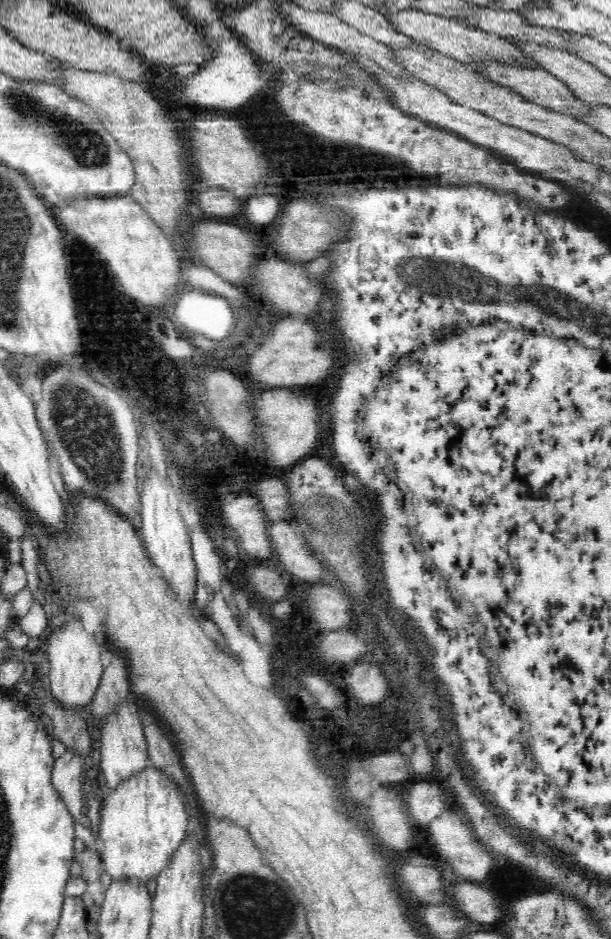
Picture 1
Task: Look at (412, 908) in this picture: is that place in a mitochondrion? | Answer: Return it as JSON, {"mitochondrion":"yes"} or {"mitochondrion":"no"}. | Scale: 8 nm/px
{"mitochondrion":"no"}

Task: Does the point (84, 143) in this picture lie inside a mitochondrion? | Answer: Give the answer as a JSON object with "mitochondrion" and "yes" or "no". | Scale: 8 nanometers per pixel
{"mitochondrion":"yes"}

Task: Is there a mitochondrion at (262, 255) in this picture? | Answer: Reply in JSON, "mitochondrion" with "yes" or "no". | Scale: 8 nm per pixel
{"mitochondrion":"no"}

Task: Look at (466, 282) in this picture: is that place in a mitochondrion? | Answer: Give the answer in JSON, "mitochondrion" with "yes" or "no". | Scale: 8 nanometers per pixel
{"mitochondrion":"yes"}

